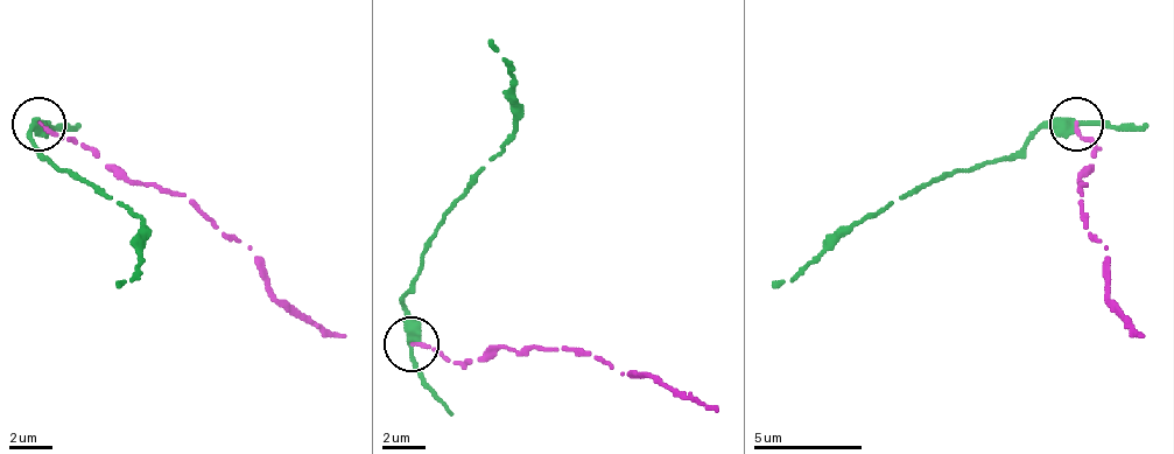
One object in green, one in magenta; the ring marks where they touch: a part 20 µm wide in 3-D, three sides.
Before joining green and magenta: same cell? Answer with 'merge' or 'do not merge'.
do not merge

